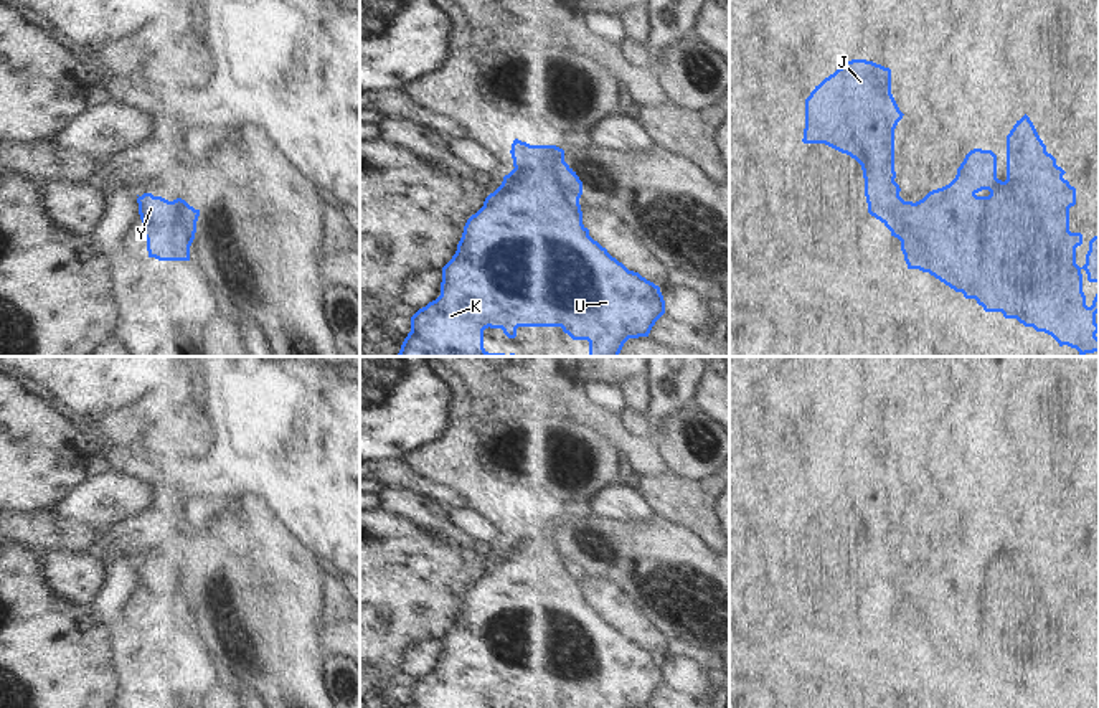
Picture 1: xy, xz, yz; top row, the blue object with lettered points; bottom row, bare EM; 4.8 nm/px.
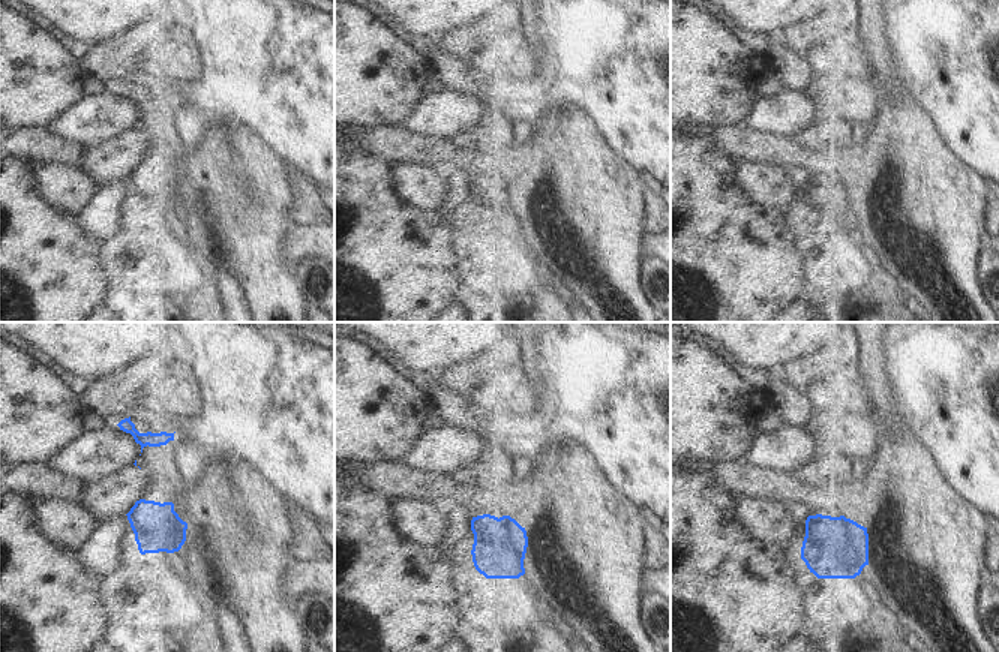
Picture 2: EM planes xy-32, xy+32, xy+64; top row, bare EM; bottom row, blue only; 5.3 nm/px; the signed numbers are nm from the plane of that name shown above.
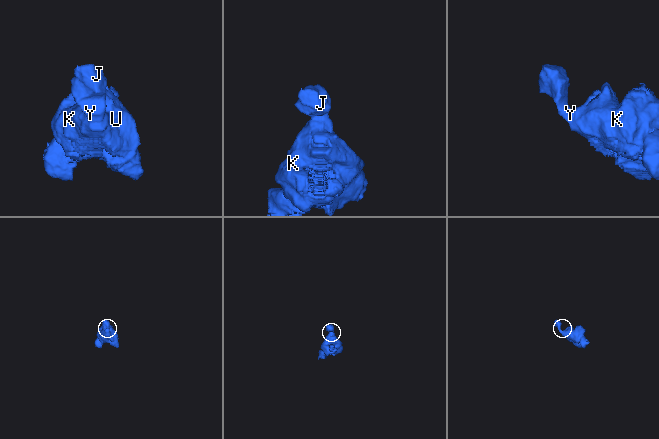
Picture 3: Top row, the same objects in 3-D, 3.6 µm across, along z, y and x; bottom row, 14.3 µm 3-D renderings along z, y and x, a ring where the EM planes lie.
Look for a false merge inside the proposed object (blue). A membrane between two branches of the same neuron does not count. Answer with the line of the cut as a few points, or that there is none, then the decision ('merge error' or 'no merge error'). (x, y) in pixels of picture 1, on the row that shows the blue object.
no cut; no merge error

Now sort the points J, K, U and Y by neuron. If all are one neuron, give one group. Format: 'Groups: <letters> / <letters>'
Groups: J K U Y

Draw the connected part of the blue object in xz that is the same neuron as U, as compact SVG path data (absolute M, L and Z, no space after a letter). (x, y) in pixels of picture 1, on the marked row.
M515 139L510 153L515 168L467 219L455 254L442 267L441 295L411 317L411 332L398 356L516 356L483 348L488 327L502 328L508 338L516 337L518 327L561 327L573 340L589 342L589 356L619 356L629 338L649 337L665 314L660 287L629 271L589 236L579 205L583 182L564 162L564 150Z

